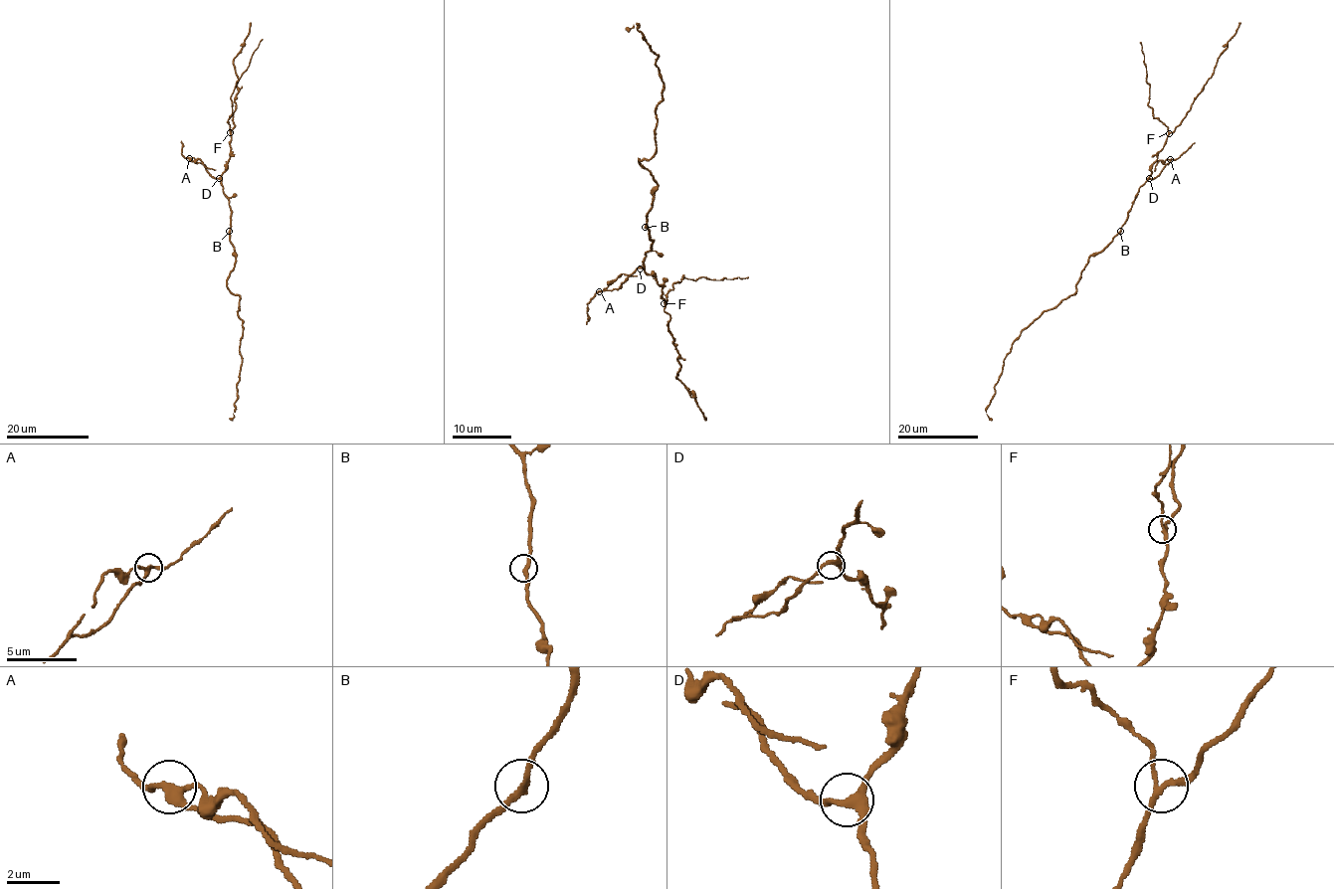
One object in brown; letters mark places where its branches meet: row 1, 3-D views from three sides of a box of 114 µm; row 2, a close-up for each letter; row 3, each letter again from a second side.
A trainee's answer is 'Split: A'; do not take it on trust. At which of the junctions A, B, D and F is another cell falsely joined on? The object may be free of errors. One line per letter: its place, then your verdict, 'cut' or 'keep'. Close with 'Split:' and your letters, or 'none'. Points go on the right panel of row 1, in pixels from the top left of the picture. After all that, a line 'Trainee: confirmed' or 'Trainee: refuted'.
A: (1170, 159) | cut
B: (1120, 231) | keep
D: (1149, 178) | keep
F: (1169, 133) | keep
Split: A
Trainee: confirmed

